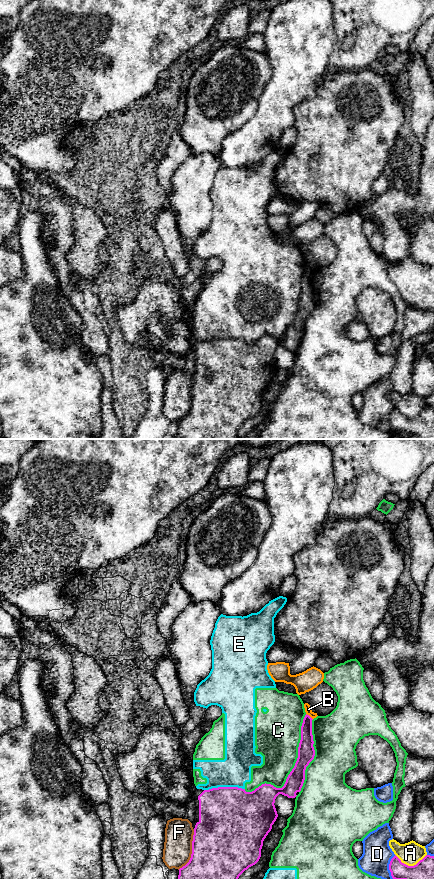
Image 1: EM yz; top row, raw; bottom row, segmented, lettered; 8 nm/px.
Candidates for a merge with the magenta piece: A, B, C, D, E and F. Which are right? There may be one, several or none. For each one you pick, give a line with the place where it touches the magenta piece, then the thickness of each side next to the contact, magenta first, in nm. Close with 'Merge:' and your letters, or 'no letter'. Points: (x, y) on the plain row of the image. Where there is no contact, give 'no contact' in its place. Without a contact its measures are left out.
Merge: no letter

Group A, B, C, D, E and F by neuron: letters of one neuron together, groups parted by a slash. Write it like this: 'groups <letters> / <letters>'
groups A / B / C E / D / F

